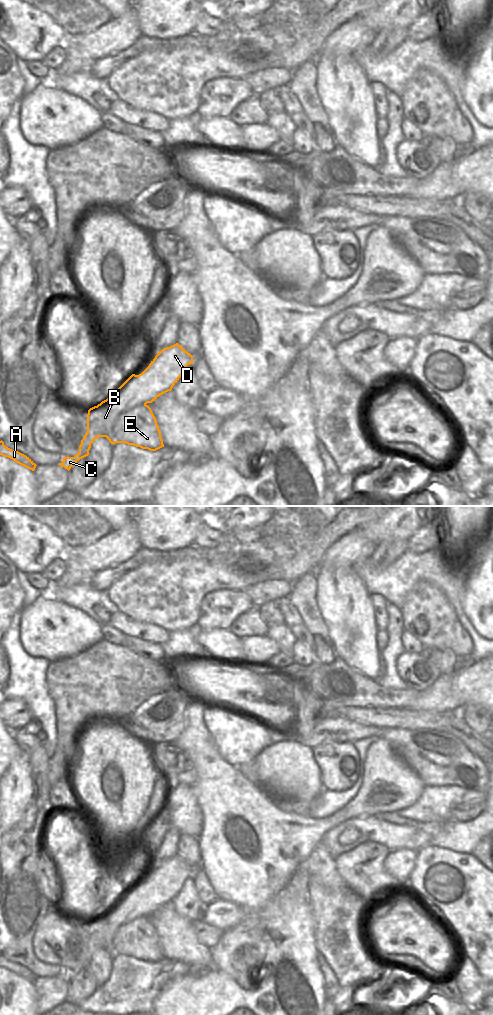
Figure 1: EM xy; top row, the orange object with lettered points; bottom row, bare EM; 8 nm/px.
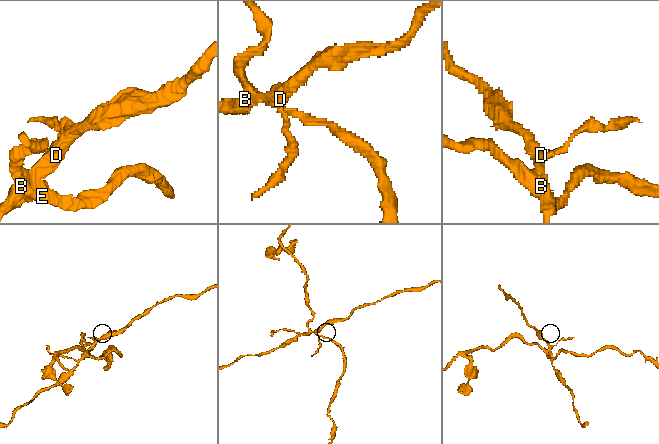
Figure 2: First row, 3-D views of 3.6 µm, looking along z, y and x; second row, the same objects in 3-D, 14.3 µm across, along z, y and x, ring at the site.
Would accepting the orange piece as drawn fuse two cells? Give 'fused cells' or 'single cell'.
fused cells

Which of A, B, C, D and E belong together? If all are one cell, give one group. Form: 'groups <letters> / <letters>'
groups A E / B C D

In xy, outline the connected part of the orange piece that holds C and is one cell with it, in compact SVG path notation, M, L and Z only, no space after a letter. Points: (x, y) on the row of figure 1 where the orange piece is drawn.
M178 343L159 351L149 366L139 375L132 374L110 397L88 410L87 432L74 457L63 457L58 465L68 471L89 455L91 444L98 437L117 443L113 428L126 412L171 391L185 368L193 363L193 356Z

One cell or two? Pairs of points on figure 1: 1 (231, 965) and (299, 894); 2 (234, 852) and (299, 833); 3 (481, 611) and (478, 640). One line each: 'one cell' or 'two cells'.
1: one cell
2: one cell
3: two cells

